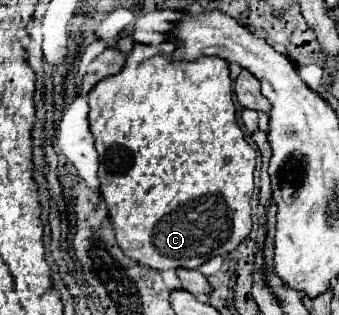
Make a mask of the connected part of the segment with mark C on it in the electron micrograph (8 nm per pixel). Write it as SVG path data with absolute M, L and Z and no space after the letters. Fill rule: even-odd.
M161 42L157 46L151 44L135 44L129 52L125 66L119 74L113 74L93 86L89 92L89 128L95 138L95 150L99 154L99 180L101 180L101 192L109 210L111 224L115 228L115 238L121 250L155 270L171 270L171 268L197 268L203 262L211 260L213 256L225 256L231 250L237 248L237 244L247 238L251 232L251 194L253 194L253 170L255 170L255 150L249 146L249 142L243 138L243 132L239 124L235 122L235 104L233 104L233 90L231 90L231 78L229 78L229 64L223 62L217 56L201 56L193 62L175 62L171 58L173 54L171 42Z

